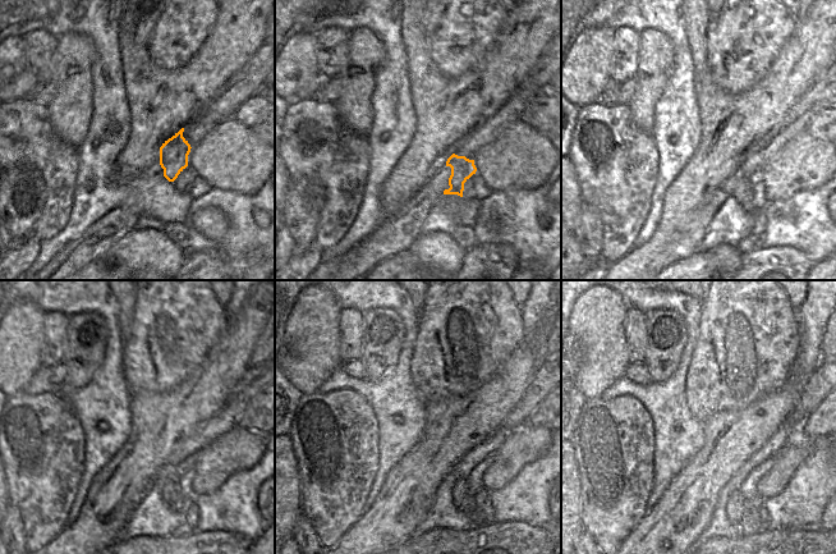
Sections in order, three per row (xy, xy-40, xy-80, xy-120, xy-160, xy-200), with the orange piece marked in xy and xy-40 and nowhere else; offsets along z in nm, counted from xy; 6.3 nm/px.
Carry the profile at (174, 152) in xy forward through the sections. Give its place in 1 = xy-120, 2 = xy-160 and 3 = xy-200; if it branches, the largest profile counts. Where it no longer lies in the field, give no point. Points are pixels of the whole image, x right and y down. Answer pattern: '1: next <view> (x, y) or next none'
1: next xy-120 (166, 479)
2: next xy-160 (460, 493)
3: next xy-200 (734, 509)

